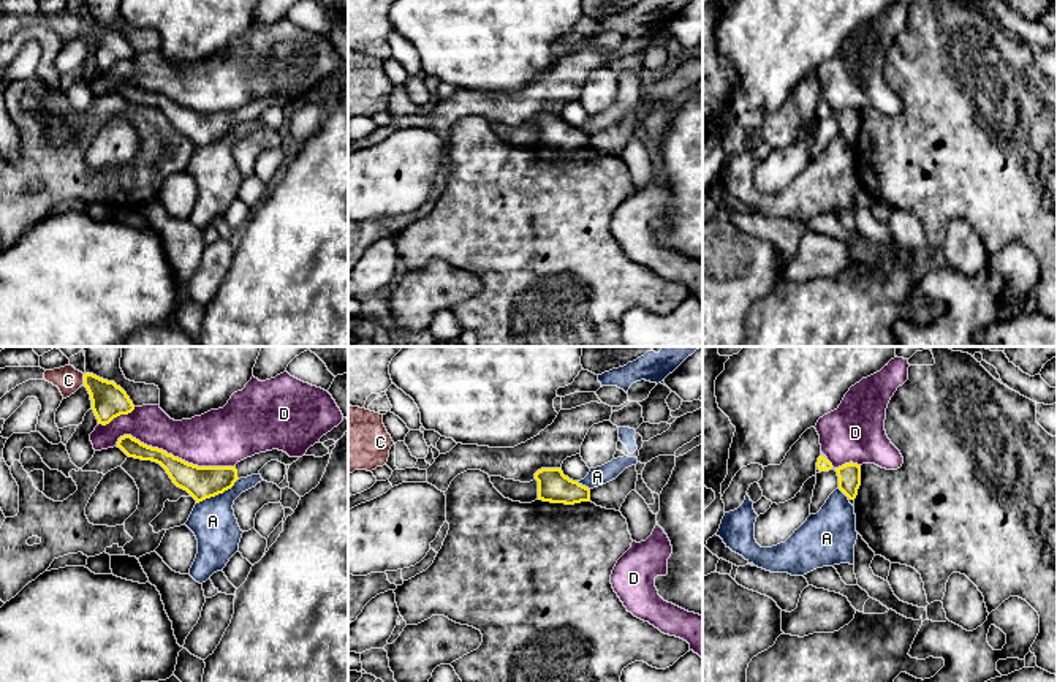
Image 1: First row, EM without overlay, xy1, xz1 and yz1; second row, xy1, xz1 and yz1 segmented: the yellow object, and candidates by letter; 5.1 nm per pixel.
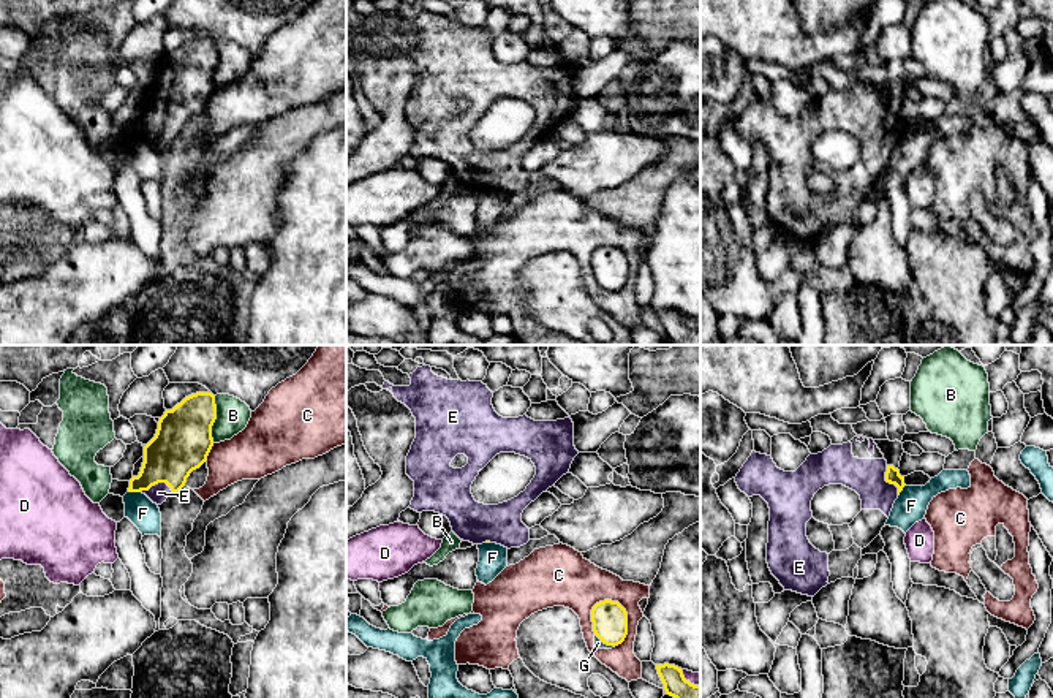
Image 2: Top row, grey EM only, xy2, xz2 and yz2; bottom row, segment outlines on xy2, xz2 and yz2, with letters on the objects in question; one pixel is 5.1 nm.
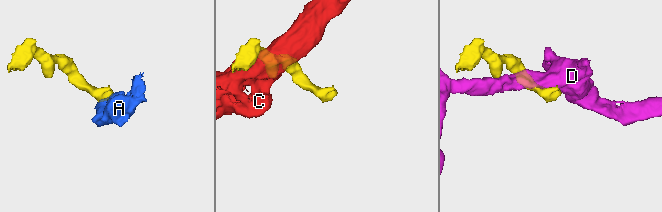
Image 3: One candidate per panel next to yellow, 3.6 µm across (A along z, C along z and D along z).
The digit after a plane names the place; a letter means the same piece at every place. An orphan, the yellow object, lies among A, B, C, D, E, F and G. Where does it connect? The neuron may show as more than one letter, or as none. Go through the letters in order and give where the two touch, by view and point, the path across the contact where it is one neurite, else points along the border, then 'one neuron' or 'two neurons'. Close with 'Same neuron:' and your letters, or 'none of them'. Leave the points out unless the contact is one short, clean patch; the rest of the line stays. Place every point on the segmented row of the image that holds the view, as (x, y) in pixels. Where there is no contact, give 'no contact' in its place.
A: contact xy1 (217, 494); border xy1 (238, 478), (230, 488), (197, 503); two neurons
B: contact xy2 (215, 418); two neurons
C: contact xz2 (626, 619); two neurons
D: contact xy1 (173, 456); two neurons
E: contact xy2 (157, 483); one neuron
F: contact xy2 (135, 491); border xy2 (128, 491), (139, 493); two neurons
G: contact xz2 (604, 643); border xz2 (595, 633), (604, 643), (614, 646); two neurons
Same neuron: E

